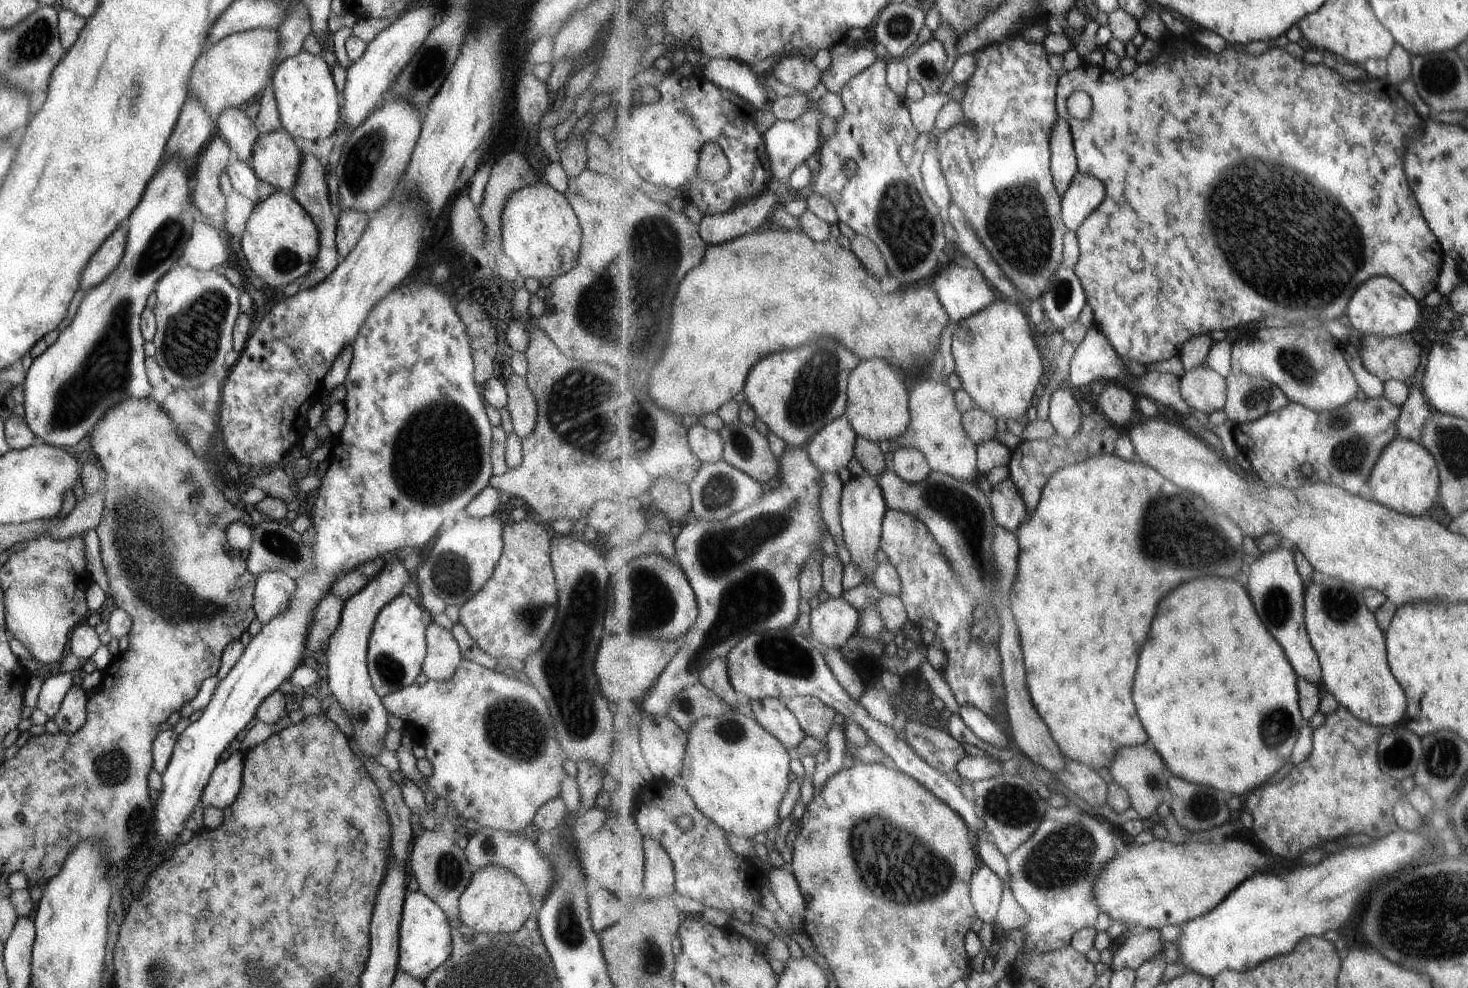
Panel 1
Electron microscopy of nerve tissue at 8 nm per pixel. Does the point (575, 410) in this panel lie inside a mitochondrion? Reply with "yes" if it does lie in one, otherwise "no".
yes

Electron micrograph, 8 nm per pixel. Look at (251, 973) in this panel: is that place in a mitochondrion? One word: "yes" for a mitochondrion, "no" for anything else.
yes

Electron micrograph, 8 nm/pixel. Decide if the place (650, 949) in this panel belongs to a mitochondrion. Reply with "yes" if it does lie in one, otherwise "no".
yes

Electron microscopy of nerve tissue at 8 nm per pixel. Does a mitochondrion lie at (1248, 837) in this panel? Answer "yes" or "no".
no

